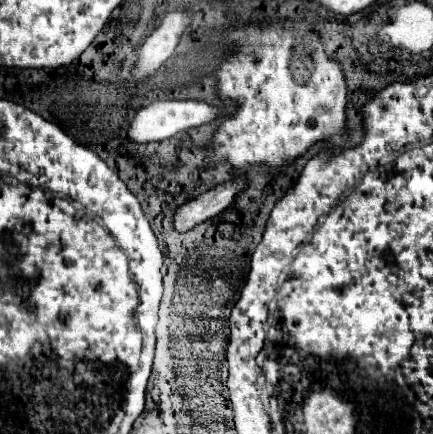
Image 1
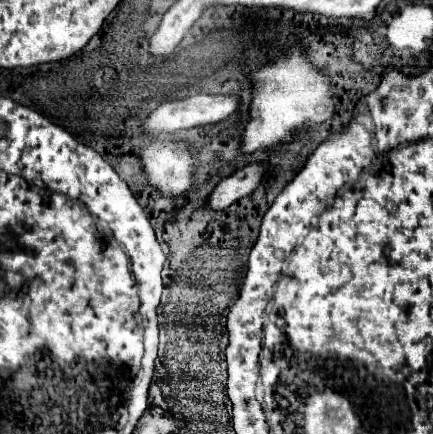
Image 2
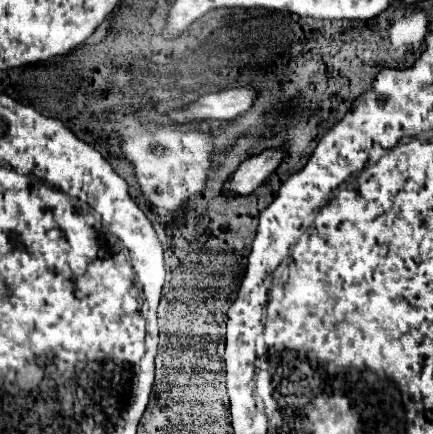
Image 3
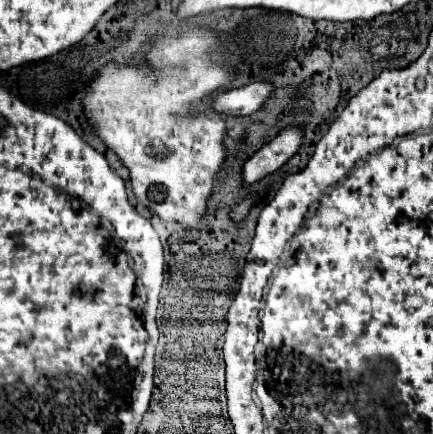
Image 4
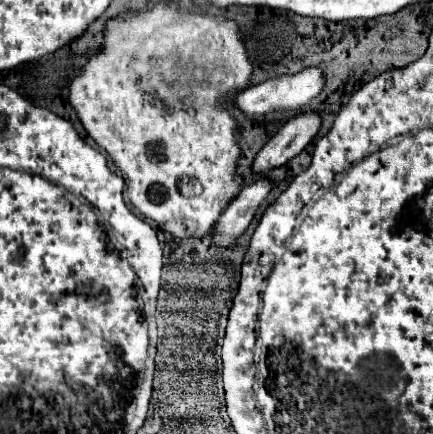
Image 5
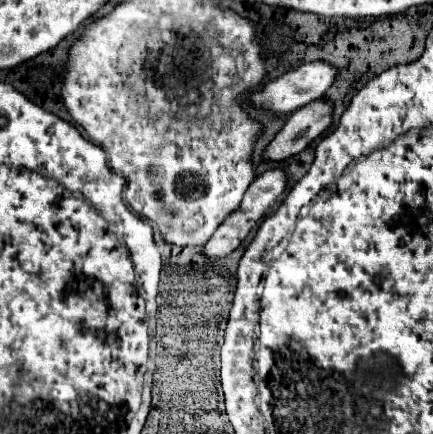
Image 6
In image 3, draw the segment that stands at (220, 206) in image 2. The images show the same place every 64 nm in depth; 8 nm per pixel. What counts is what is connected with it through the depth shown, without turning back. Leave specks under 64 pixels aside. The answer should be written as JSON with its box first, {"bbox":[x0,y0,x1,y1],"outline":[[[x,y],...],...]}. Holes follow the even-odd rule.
{"bbox":[224,150,282,196],"outline":[[[266,150],[258,156],[252,156],[240,164],[240,168],[224,184],[226,196],[246,196],[252,194],[282,162],[282,150]]]}

